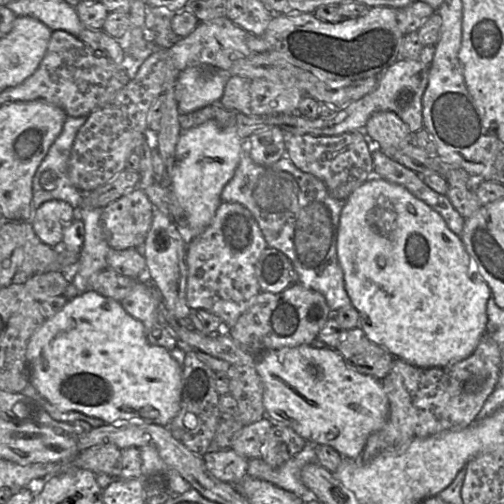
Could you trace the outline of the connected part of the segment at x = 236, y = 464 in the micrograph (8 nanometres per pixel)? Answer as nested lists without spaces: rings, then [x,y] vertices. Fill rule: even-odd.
[[[231,449],[208,451],[202,458],[207,469],[222,482],[235,485],[245,477],[249,477],[248,459]]]

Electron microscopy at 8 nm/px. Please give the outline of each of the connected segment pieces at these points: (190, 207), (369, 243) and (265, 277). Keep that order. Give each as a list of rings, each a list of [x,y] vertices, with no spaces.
[[[209,120],[199,126],[181,132],[176,146],[170,189],[185,211],[185,218],[182,221],[182,225],[179,225],[179,231],[186,243],[191,242],[211,223],[217,208],[222,202],[221,192],[234,175],[241,153],[245,148],[246,142],[238,136],[236,127],[222,126],[215,120]]]
[[[374,176],[351,193],[345,200],[340,215],[337,235],[337,258],[343,270],[345,290],[351,305],[359,313],[359,328],[363,330],[371,342],[384,348],[394,358],[404,360],[419,368],[445,367],[469,357],[475,351],[482,336],[487,333],[486,306],[488,299],[492,295],[489,286],[482,277],[476,278],[471,274],[471,258],[460,237],[449,229],[440,214],[413,196],[405,187]]]
[[[266,247],[255,266],[260,292],[280,293],[298,283],[289,258],[281,251]]]

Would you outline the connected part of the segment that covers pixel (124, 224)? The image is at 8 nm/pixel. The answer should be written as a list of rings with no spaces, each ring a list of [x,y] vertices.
[[[136,187],[102,209],[102,227],[105,239],[113,249],[142,247],[151,227],[154,206],[144,190]]]

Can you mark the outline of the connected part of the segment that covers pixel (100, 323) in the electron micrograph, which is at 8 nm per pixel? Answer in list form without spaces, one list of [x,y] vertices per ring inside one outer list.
[[[89,290],[79,293],[67,301],[63,308],[51,318],[45,319],[43,324],[32,334],[26,351],[29,363],[31,379],[30,384],[47,399],[52,405],[63,412],[76,411],[86,416],[103,420],[106,424],[118,424],[122,422],[144,422],[158,424],[166,427],[174,419],[180,409],[182,393],[182,367],[171,356],[170,351],[162,346],[153,345],[148,341],[144,324],[129,315],[121,302]]]

